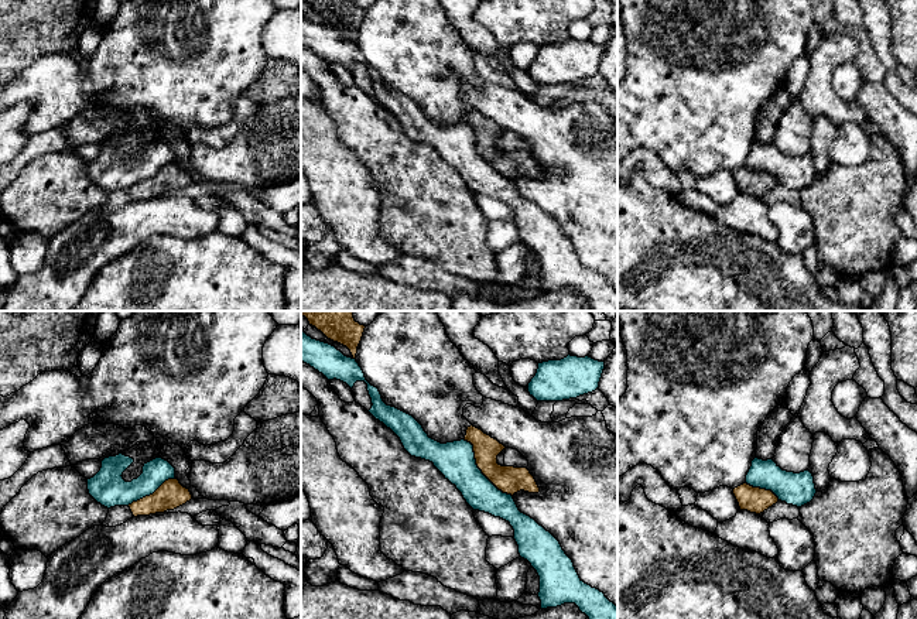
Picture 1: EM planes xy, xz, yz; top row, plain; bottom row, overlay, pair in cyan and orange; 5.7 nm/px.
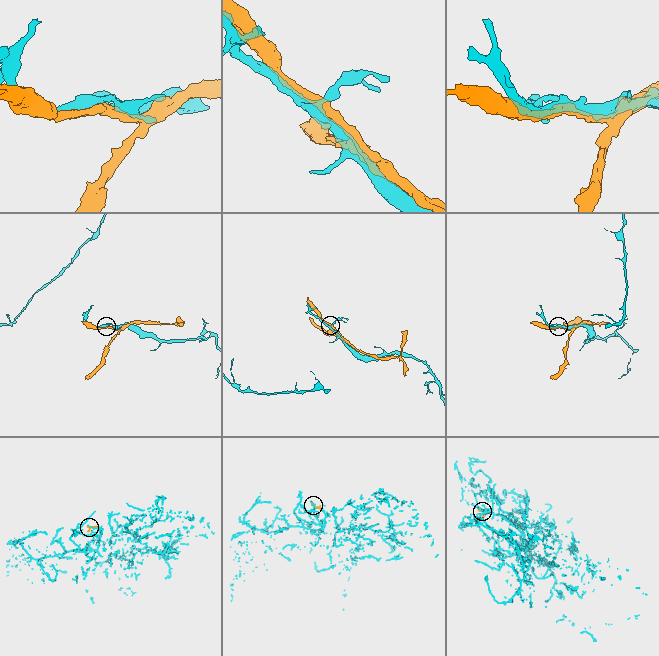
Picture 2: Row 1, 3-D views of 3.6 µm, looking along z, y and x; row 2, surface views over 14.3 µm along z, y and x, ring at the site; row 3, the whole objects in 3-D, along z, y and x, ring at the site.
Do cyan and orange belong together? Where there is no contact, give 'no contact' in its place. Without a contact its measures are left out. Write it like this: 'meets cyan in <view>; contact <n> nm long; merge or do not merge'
meets cyan in xz; contact 440 nm long; do not merge

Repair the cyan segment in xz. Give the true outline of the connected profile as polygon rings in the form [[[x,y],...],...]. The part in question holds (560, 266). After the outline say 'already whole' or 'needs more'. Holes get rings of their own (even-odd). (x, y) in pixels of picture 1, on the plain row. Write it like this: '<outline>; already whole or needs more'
[[[301,13],[301,45],[309,48],[328,64],[341,64],[353,72],[356,65],[365,65],[372,82],[369,96],[390,112],[401,124],[404,133],[415,141],[421,141],[434,147],[434,150],[462,177],[466,187],[479,195],[489,196],[510,206],[514,213],[514,223],[519,229],[519,237],[527,243],[540,260],[541,293],[557,291],[564,287],[575,287],[585,297],[593,311],[617,311],[617,290],[610,285],[603,276],[585,267],[572,243],[565,237],[560,225],[540,209],[534,202],[521,196],[511,178],[499,174],[478,151],[473,129],[465,123],[441,127],[428,120],[422,109],[410,98],[387,89],[377,71],[372,69],[356,45],[356,42],[345,40],[335,30],[312,23]]]; already whole

